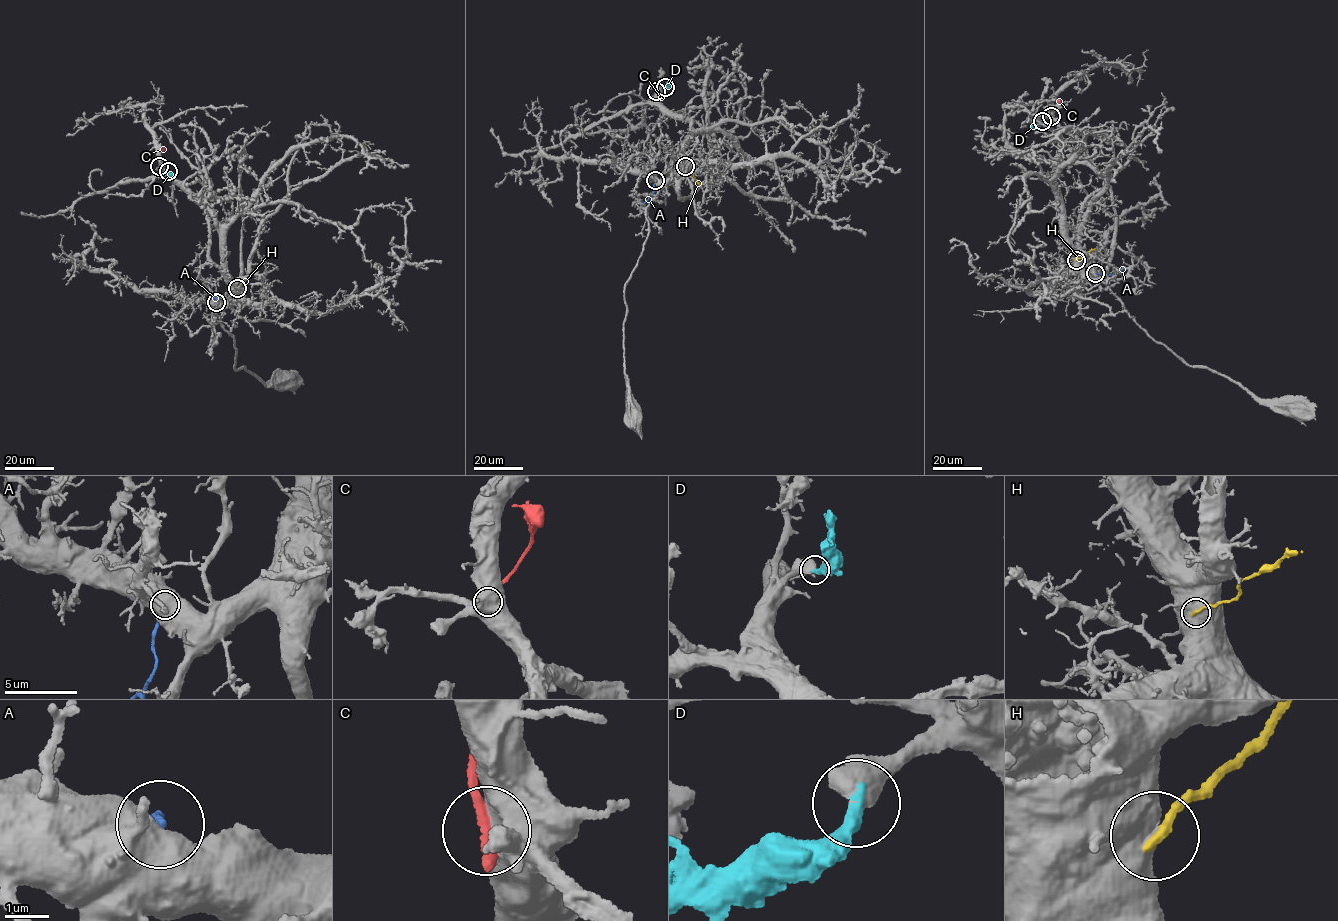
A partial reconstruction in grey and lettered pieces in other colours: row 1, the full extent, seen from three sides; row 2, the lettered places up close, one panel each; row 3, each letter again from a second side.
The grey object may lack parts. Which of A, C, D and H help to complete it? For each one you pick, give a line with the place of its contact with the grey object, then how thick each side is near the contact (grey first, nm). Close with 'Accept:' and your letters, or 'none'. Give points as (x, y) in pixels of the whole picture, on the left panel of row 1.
D: (168, 171) | 600/340 nm
Accept: D

